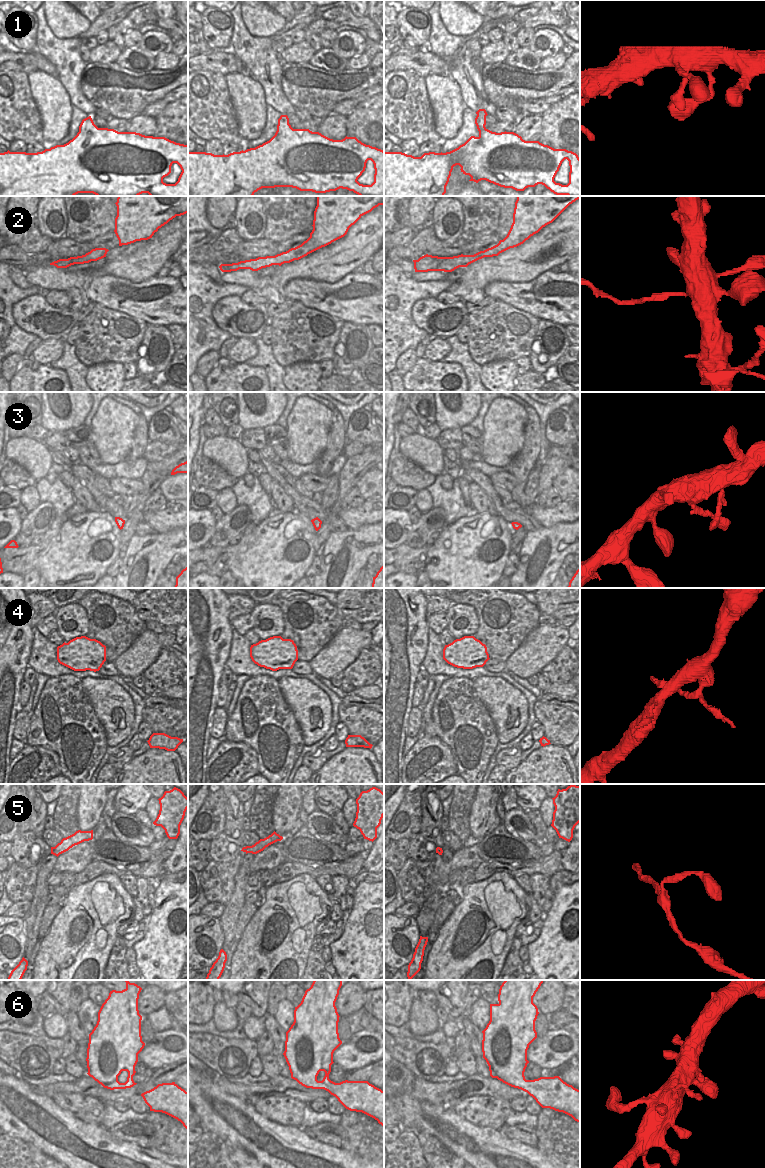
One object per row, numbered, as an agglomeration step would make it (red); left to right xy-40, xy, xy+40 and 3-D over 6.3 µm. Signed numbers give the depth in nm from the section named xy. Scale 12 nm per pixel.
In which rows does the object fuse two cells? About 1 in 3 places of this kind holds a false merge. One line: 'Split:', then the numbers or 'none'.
Split: 2, 3, 4

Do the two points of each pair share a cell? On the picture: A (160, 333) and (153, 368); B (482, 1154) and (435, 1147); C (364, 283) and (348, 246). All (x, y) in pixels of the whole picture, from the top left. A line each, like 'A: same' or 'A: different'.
A: same
B: different
C: different

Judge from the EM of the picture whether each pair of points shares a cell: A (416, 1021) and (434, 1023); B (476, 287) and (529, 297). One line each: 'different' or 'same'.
A: same
B: different

